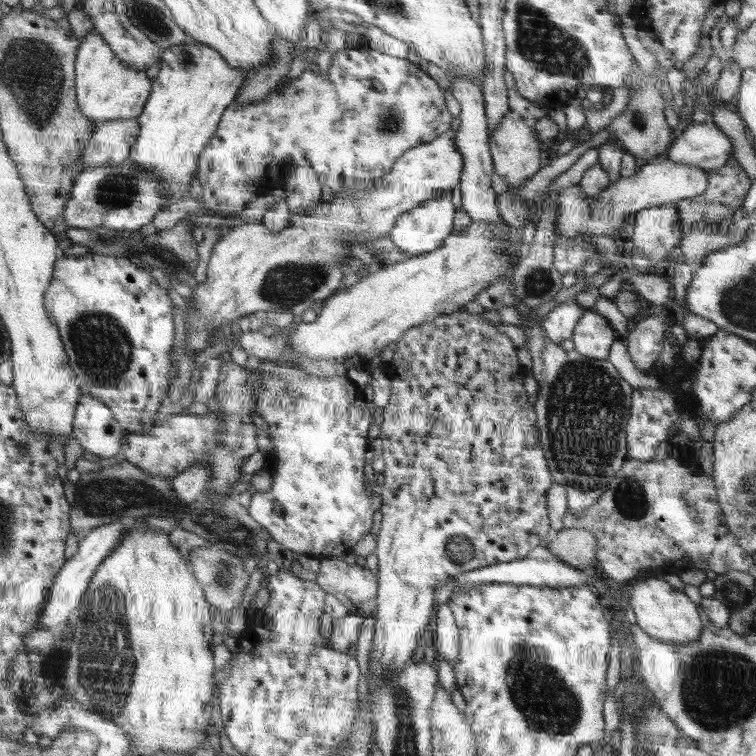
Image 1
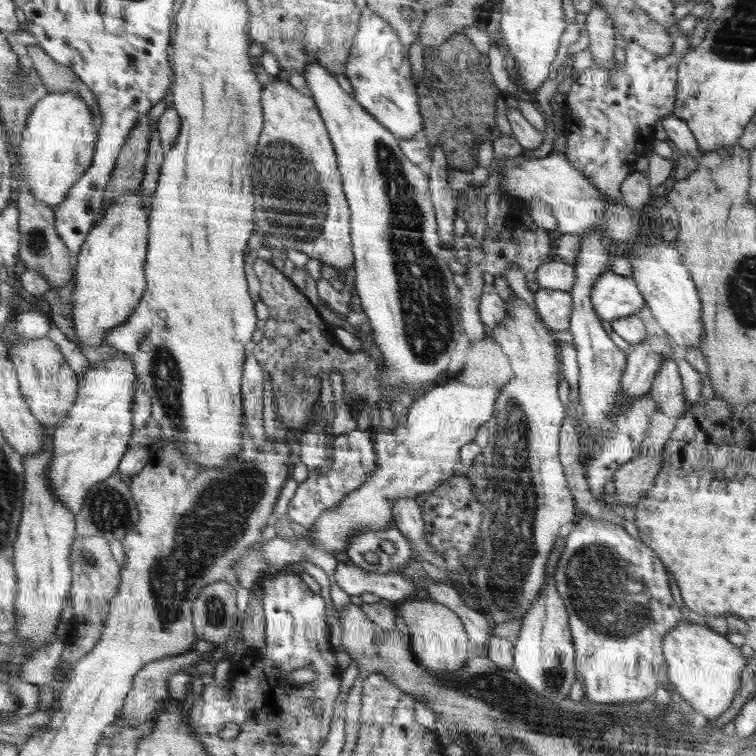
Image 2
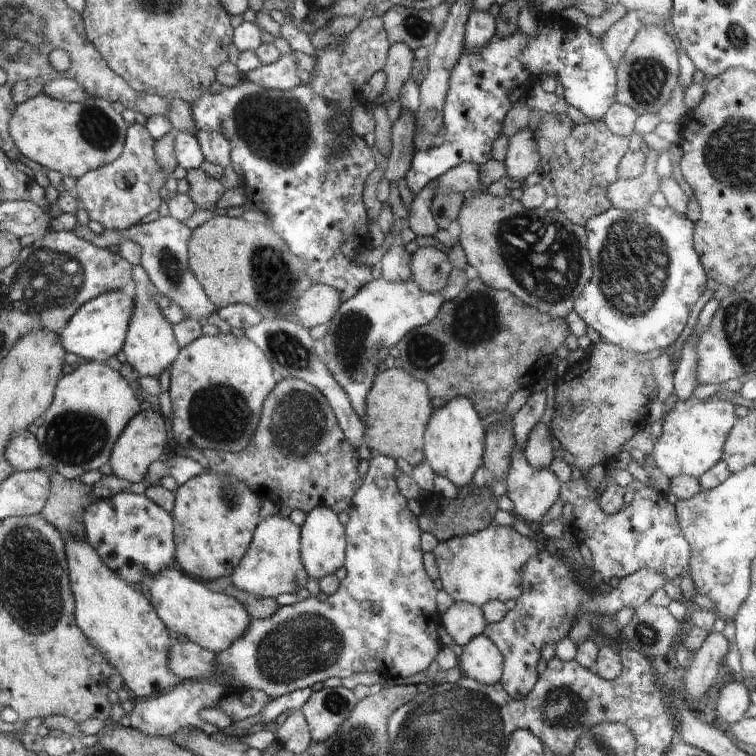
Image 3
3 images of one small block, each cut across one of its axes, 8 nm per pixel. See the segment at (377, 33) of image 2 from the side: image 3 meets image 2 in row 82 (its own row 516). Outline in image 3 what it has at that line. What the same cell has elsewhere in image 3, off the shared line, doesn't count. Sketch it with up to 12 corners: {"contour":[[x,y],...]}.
{"contour":[[373,454],[346,511],[347,572],[134,705],[133,729],[208,735],[234,689],[275,699],[438,656],[434,581]]}

